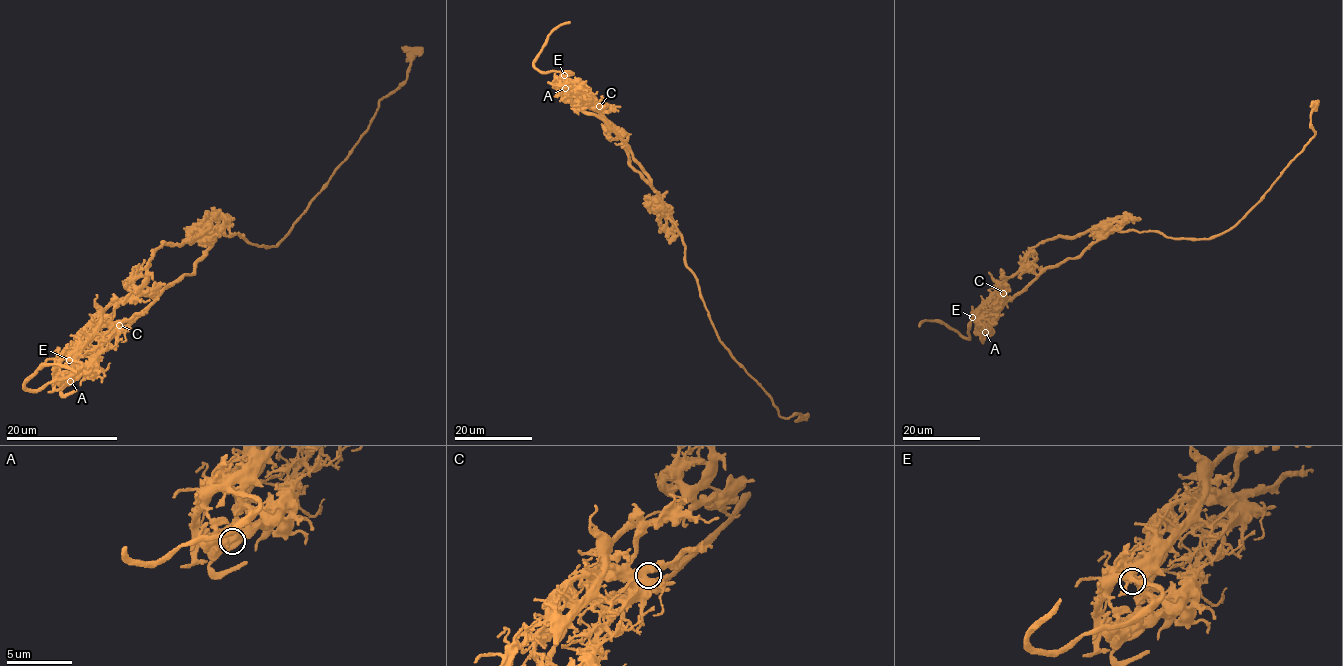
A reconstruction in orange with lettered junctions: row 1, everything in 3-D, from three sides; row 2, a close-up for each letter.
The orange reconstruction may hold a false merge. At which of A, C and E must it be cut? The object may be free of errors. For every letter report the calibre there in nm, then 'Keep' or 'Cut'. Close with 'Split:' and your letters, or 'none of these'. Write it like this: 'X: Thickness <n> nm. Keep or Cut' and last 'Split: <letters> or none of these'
A: Thickness 650 nm. Cut
C: Thickness 750 nm. Keep
E: Thickness 360 nm. Keep
Split: A

